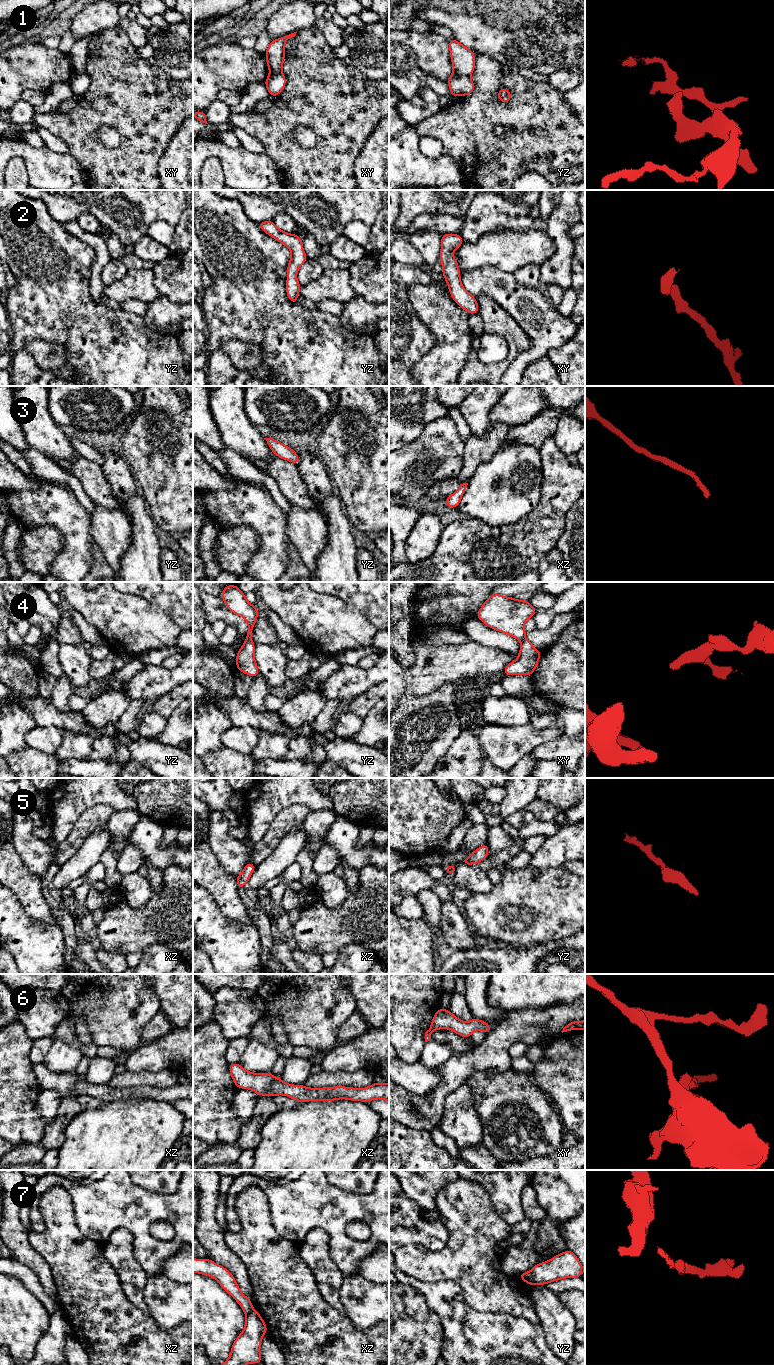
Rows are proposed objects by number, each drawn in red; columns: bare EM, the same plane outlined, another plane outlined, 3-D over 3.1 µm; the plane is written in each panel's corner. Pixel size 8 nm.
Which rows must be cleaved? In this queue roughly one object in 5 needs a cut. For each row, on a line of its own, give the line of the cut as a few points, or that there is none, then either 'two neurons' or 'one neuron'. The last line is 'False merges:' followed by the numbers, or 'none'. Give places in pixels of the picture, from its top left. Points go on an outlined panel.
1: cut in yz along (454, 72), (459, 75), (468, 76); two neurons
2: no cut; one neuron
3: no cut; one neuron
4: cut in yz along (250, 637), (247, 639); two neurons
5: no cut; one neuron
6: no cut; one neuron
7: cut in yz along (529, 1272), (535, 1283); two neurons
False merges: 1, 4, 7

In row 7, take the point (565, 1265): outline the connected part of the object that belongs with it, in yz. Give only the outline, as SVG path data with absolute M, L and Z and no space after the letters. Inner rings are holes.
M566 1250L544 1263L537 1263L530 1273L535 1284L546 1285L564 1278L582 1278L582 1264L572 1251Z

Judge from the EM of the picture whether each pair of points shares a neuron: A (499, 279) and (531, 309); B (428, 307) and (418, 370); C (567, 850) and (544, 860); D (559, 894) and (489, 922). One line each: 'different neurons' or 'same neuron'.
A: same neuron
B: same neuron
C: same neuron
D: same neuron

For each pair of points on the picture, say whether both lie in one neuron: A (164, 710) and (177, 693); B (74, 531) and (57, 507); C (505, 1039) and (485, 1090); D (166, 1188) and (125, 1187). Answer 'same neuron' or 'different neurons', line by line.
A: same neuron
B: same neuron
C: different neurons
D: different neurons

